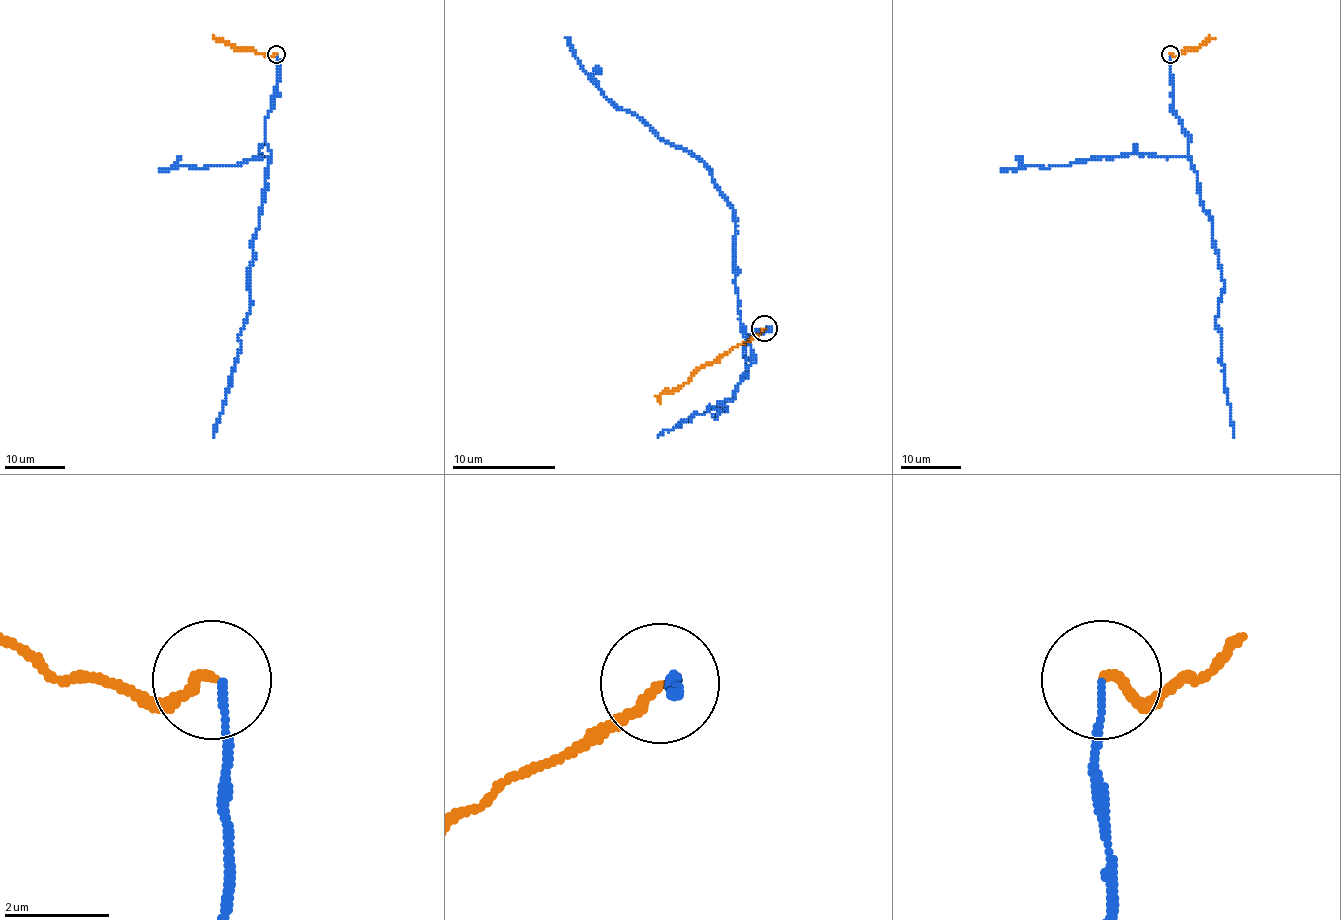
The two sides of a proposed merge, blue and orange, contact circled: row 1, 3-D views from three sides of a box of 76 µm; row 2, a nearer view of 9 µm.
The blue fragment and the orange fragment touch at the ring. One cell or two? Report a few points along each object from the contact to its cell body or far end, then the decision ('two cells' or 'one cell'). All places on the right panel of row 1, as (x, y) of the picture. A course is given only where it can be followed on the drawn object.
blue runs (1170, 54), (1172, 110), (1189, 137), (1187, 157), (1222, 267), (1216, 327), (1234, 436); orange runs (1170, 54), (1177, 56), (1186, 50), (1196, 50), (1208, 39), (1214, 39); two cells

